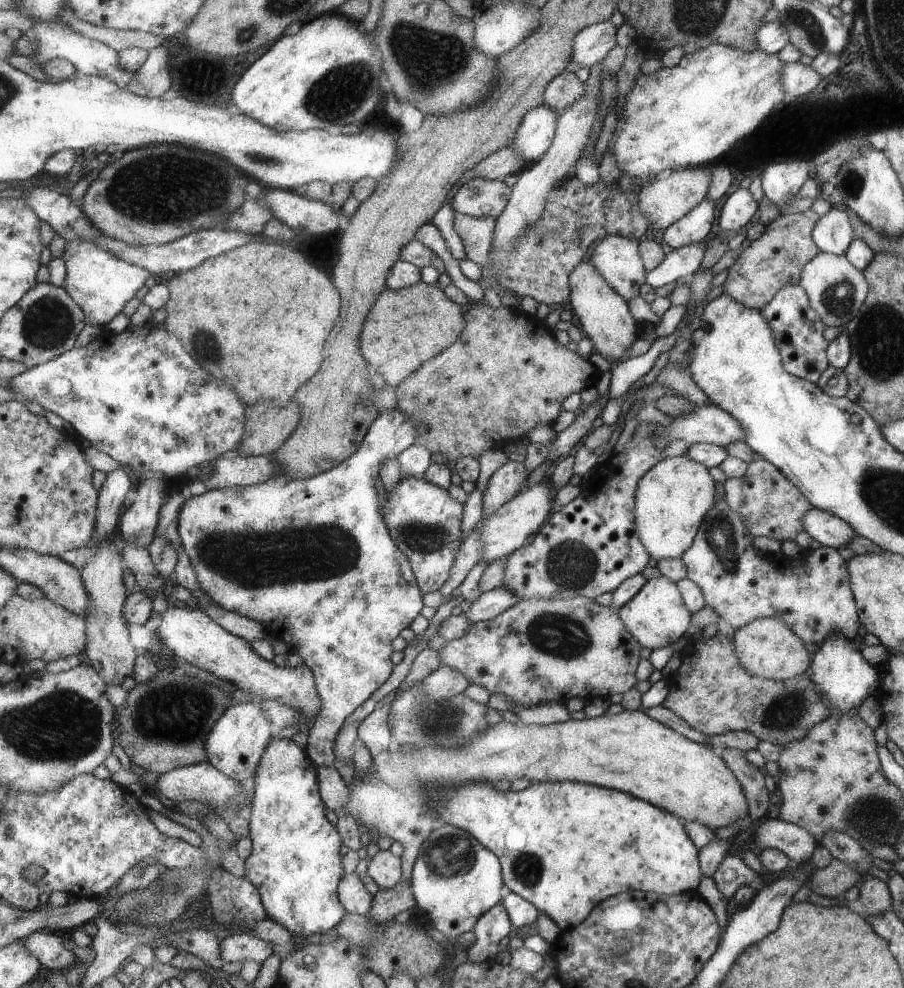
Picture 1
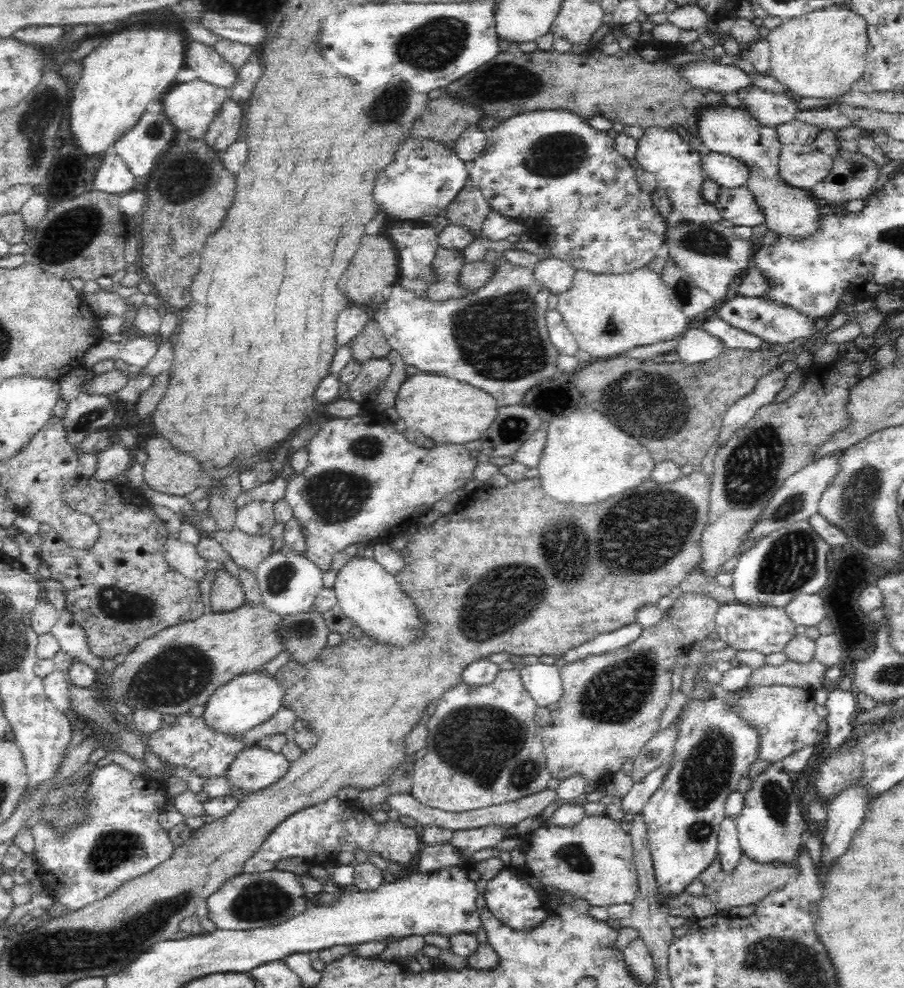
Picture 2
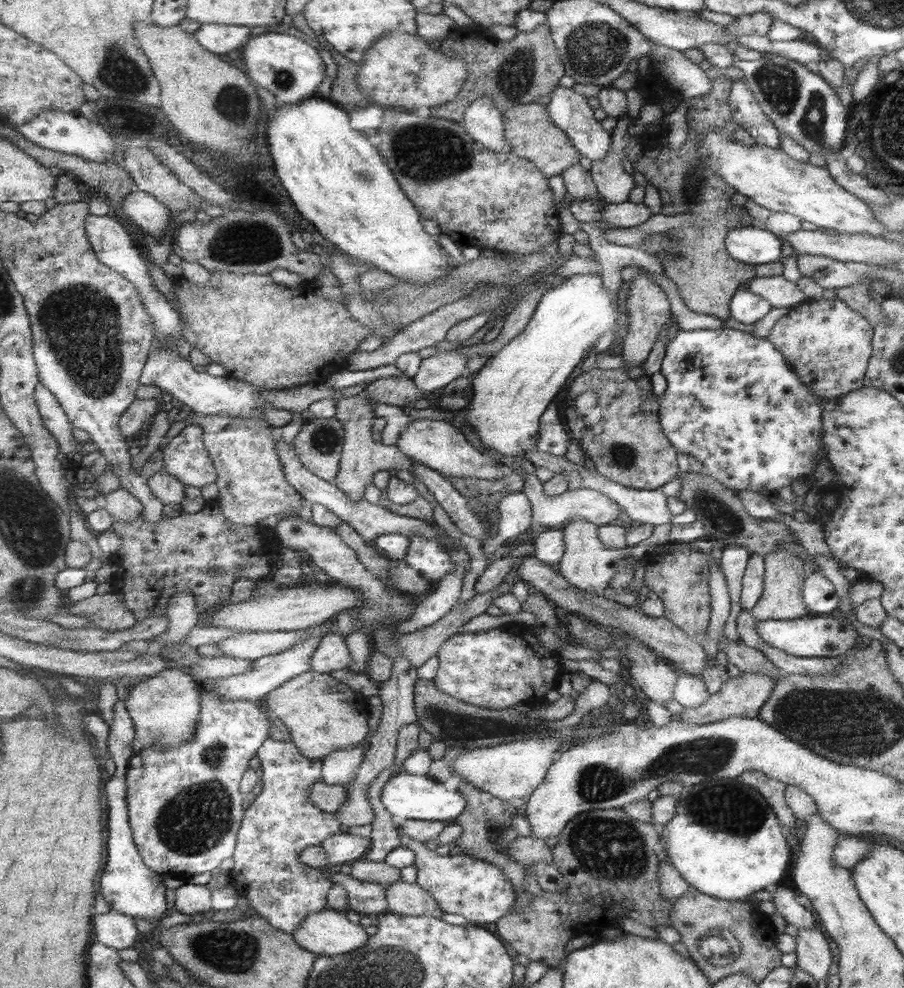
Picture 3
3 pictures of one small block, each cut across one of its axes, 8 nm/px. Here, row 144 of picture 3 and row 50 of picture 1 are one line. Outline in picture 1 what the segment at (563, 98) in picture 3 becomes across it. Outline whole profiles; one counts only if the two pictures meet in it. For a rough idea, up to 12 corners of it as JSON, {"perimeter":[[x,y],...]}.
{"perimeter":[[611,22],[581,30],[569,70],[601,64],[617,48]]}

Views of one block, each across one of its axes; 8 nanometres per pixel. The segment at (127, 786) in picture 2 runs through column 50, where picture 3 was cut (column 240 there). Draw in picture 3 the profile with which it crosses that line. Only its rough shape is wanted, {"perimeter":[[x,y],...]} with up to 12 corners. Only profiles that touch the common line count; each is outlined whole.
{"perimeter":[[259,750],[229,882],[293,934],[329,908],[331,872],[303,862],[341,834],[315,806],[323,762]]}

